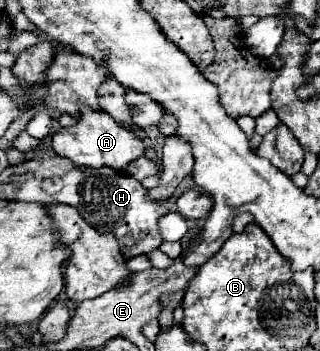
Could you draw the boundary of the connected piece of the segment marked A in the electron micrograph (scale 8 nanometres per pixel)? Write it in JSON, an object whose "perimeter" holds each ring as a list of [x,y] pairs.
{"perimeter":[[[85,108],[83,116],[77,120],[75,126],[63,128],[61,132],[53,134],[53,150],[61,158],[69,158],[75,166],[85,166],[85,168],[93,168],[93,170],[107,166],[107,168],[117,170],[119,174],[125,174],[127,166],[133,160],[145,156],[147,142],[141,136],[137,136],[133,130],[115,122],[109,114]]]}

